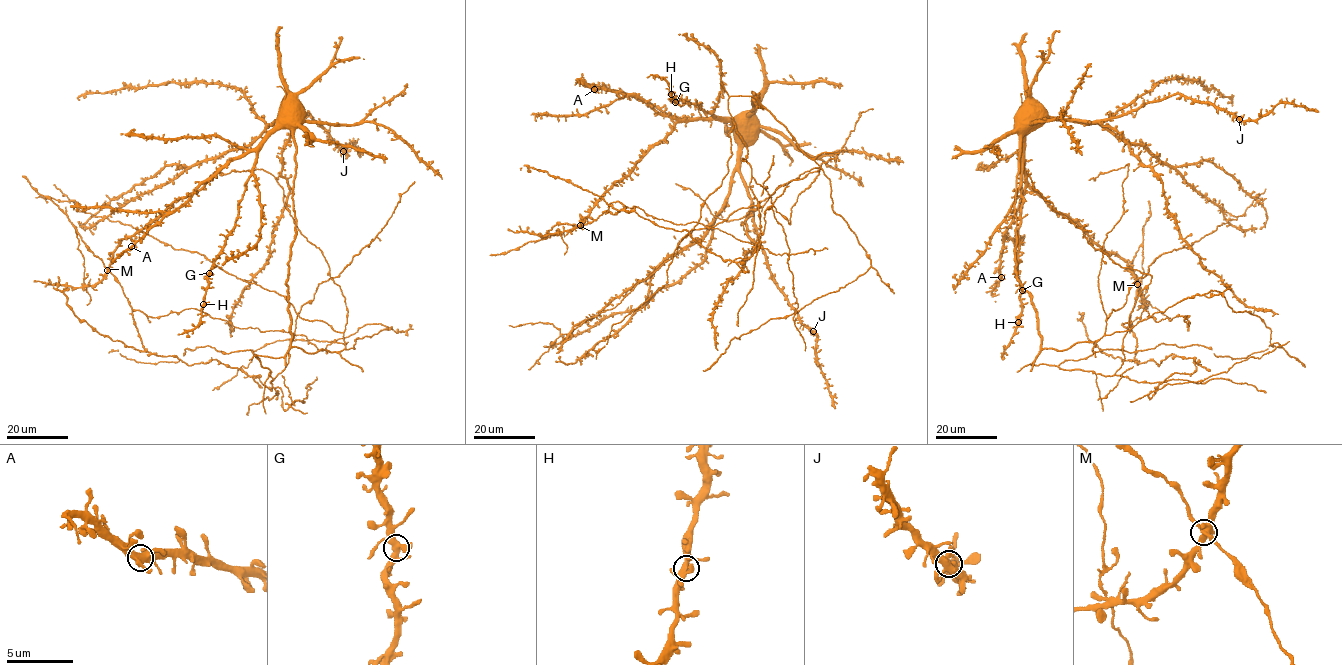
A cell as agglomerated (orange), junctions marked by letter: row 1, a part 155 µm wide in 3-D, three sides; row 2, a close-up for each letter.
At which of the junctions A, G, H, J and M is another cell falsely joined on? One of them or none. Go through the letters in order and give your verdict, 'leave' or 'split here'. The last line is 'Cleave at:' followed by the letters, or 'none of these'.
A: leave
G: leave
H: leave
J: leave
M: split here
Cleave at: M

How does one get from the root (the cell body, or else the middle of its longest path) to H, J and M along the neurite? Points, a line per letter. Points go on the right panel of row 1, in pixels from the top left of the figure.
H: (1022, 156), (1017, 277), (1021, 311), (1018, 322)
J: (1022, 156), (1025, 135), (1048, 119), (1102, 121), (1127, 115), (1174, 94), (1207, 101), (1239, 119)
M: (1022, 156), (1024, 178), (1028, 185), (1048, 206), (1076, 220), (1094, 241), (1122, 258), (1137, 285)

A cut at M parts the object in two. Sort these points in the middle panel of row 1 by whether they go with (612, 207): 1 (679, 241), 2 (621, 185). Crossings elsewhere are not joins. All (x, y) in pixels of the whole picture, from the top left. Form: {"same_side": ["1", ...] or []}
{"same_side": []}

